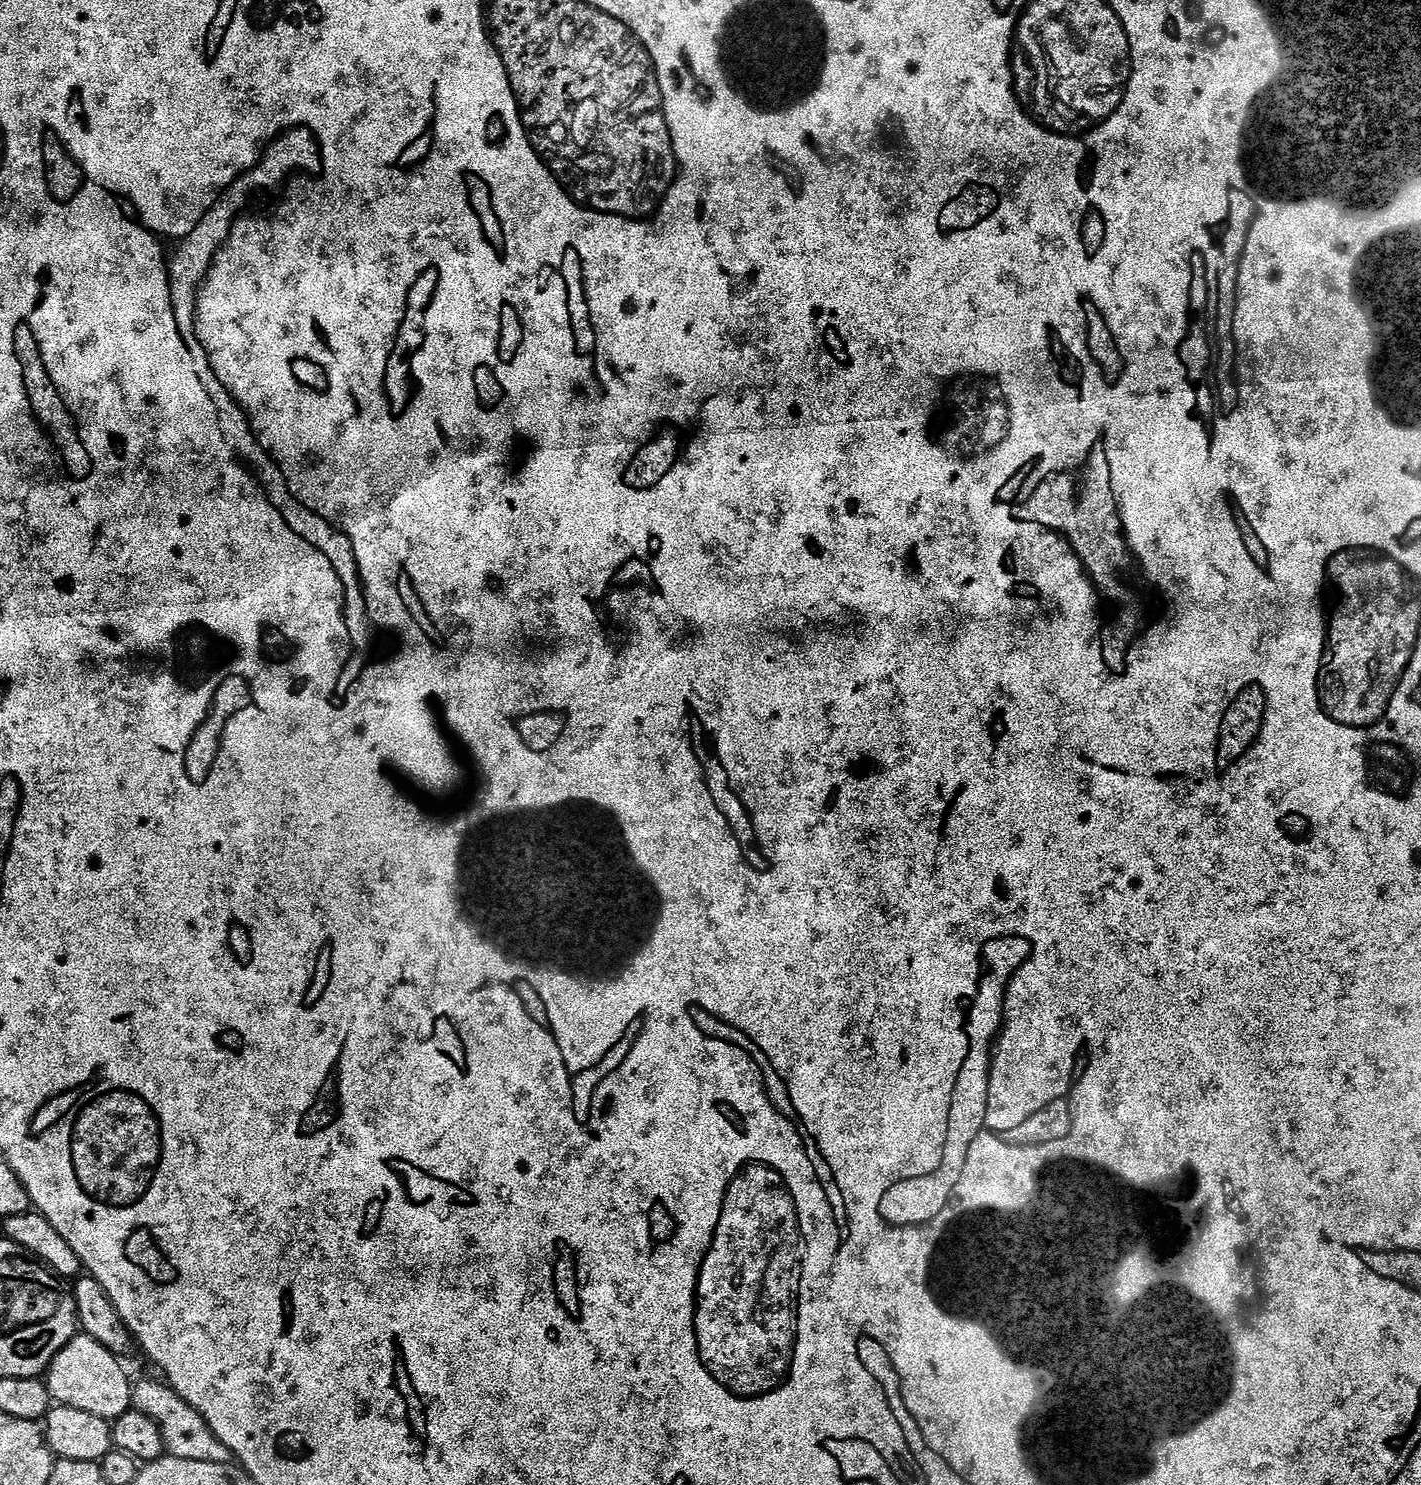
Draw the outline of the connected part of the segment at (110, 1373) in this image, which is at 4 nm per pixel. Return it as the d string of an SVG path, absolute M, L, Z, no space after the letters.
M78 1334L69 1342L59 1354L52 1359L52 1365L46 1373L46 1385L56 1404L74 1406L74 1410L86 1410L86 1414L98 1414L98 1418L109 1422L119 1418L123 1412L132 1408L132 1385L133 1381L128 1380L124 1368L119 1364L117 1353L106 1350L94 1338Z

